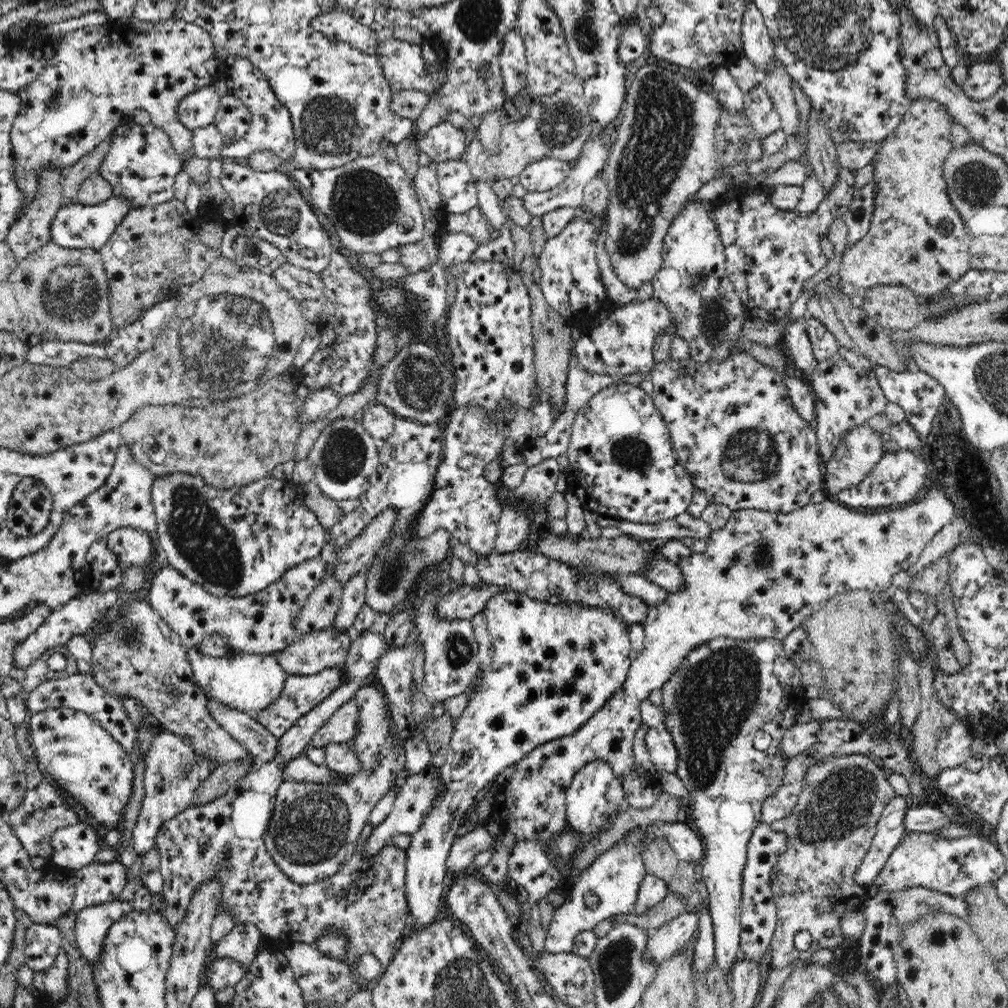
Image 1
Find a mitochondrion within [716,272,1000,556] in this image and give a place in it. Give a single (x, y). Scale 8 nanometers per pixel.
(975, 488)

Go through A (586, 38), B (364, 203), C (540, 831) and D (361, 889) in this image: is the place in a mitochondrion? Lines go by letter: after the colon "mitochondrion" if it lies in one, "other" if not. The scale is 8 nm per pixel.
A: mitochondrion
B: mitochondrion
C: other
D: other

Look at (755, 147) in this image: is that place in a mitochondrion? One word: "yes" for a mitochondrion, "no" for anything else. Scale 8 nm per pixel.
no

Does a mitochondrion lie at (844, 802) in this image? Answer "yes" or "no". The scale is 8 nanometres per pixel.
yes

